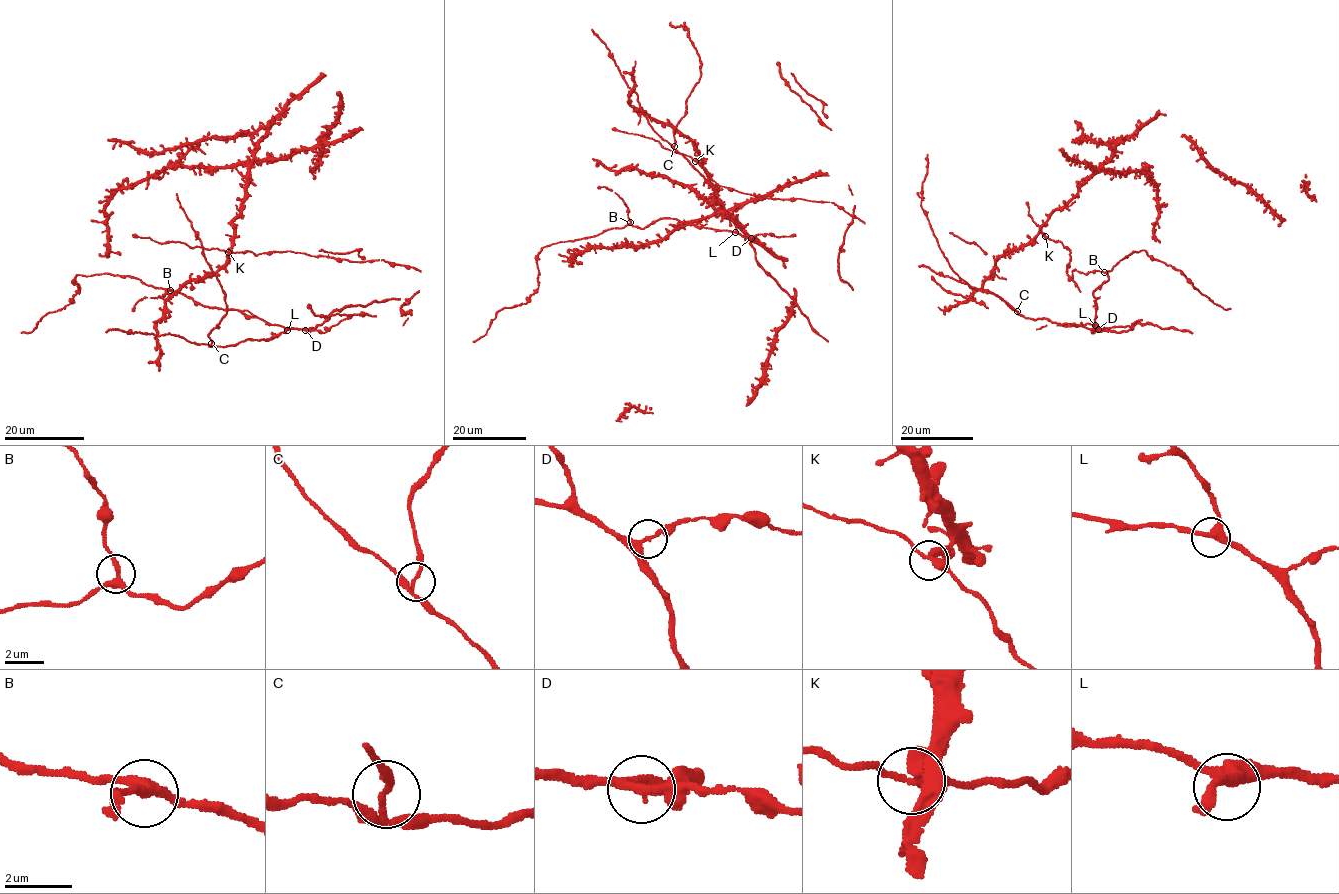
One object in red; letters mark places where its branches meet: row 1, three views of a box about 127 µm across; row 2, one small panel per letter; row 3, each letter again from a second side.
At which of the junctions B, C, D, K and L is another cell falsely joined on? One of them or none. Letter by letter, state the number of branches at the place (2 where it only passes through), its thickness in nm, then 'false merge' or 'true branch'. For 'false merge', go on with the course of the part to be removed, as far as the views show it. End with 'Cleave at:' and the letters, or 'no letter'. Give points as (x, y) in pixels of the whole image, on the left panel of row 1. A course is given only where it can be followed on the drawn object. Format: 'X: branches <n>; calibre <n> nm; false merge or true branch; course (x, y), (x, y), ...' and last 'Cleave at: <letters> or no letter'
B: branches 3; calibre 260 nm; true branch
C: branches 3; calibre 130 nm; true branch
D: branches 3; calibre 240 nm; true branch
K: branches 3; calibre 320 nm; true branch
L: branches 3; calibre 360 nm; true branch
Cleave at: no letter

